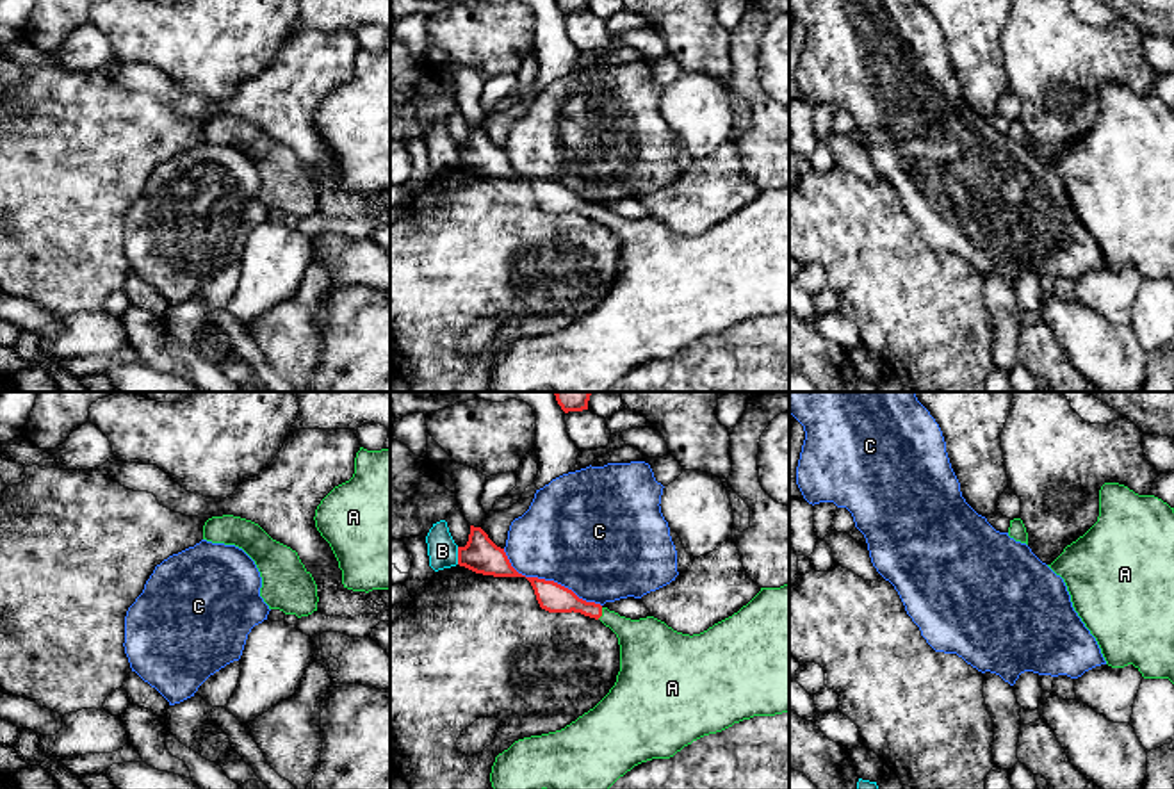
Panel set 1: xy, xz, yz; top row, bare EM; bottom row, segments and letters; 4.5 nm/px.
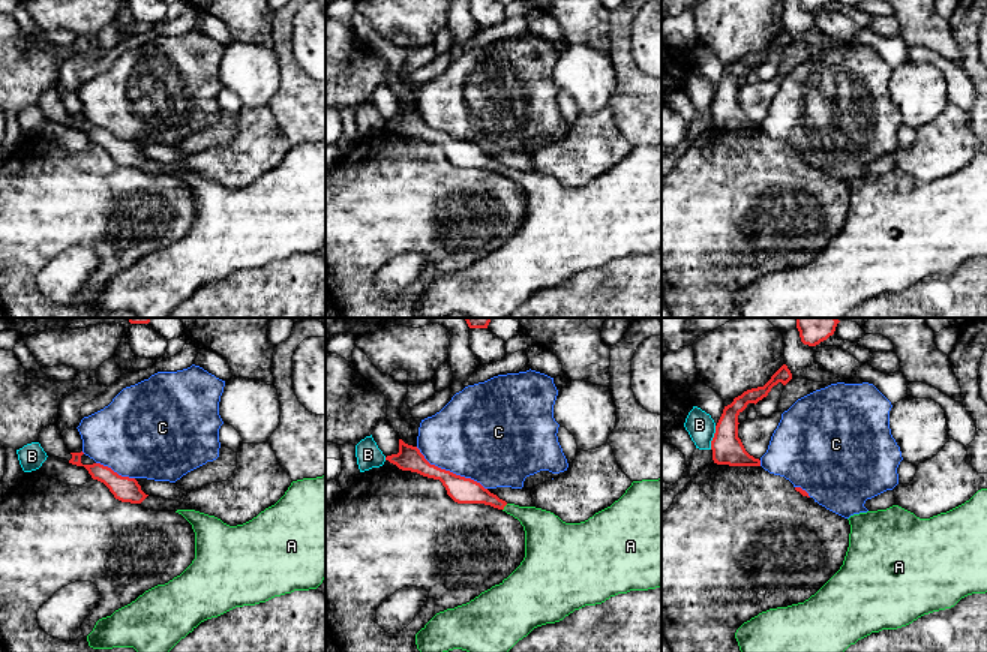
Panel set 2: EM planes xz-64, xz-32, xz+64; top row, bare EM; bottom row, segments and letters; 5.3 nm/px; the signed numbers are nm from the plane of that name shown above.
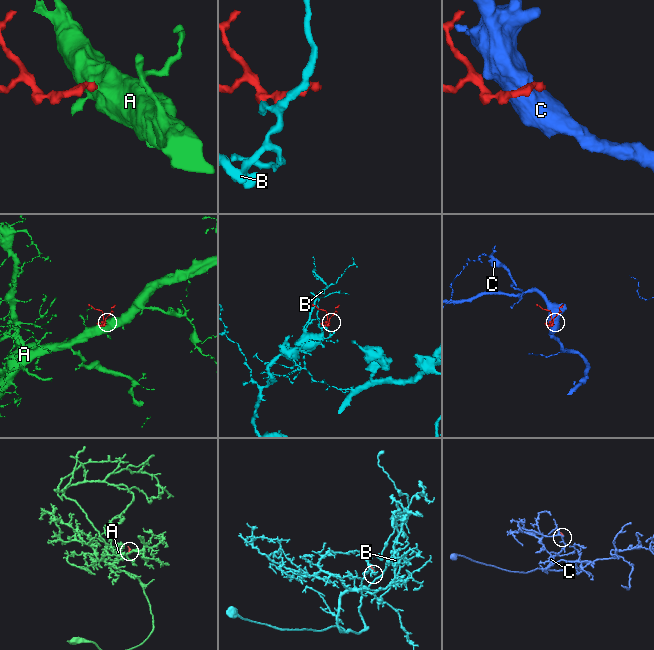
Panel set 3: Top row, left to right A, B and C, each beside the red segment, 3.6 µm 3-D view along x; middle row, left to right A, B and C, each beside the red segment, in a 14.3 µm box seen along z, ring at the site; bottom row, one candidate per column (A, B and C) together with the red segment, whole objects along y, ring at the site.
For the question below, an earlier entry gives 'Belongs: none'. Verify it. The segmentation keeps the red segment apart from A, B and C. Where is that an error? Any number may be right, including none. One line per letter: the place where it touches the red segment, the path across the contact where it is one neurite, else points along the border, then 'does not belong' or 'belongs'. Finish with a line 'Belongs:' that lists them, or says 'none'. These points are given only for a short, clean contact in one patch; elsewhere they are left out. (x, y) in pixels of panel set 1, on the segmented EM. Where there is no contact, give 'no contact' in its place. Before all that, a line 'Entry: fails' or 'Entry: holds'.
Entry: fails
A: contact xz (601, 613); way xz (553, 597), (601, 613), (645, 645); belongs
B: contact xz (458, 556); does not belong
C: contact xz (549, 581); does not belong
Belongs: A

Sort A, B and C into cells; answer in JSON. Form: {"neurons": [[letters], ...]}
{"neurons": [["A"], ["B"], ["C"]]}

